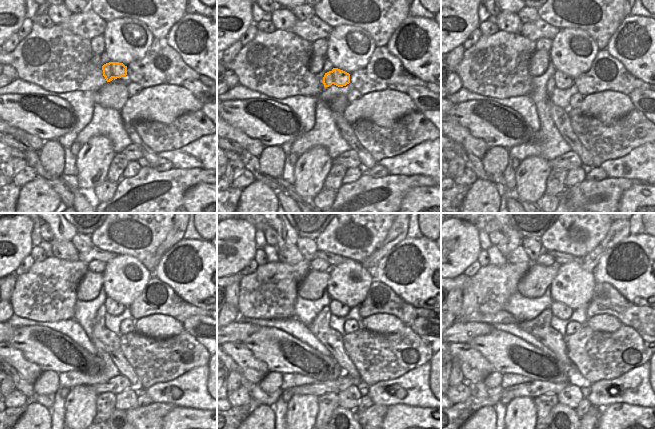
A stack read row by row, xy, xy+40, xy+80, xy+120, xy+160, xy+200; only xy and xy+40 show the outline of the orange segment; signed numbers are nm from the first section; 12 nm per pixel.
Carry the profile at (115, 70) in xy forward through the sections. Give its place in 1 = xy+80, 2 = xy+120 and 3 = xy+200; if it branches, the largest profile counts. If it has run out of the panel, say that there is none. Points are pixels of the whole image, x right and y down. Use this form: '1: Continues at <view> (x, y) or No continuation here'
1: Continues at xy+80 (560, 80)
2: Continues at xy+120 (114, 308)
3: Continues at xy+200 (560, 310)

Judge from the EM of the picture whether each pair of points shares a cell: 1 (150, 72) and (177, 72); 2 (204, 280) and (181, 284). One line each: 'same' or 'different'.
1: same
2: same

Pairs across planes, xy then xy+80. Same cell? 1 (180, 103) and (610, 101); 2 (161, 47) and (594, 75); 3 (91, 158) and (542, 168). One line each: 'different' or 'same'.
1: same
2: same
3: same

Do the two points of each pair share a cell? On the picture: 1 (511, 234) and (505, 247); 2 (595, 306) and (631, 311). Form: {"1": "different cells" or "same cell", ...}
{"1": "same cell", "2": "same cell"}

